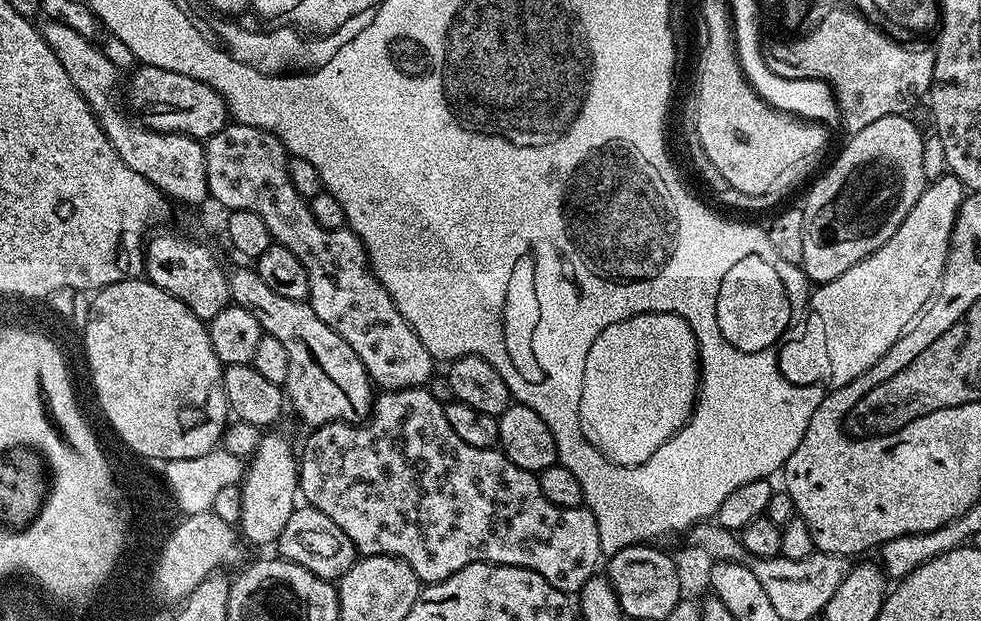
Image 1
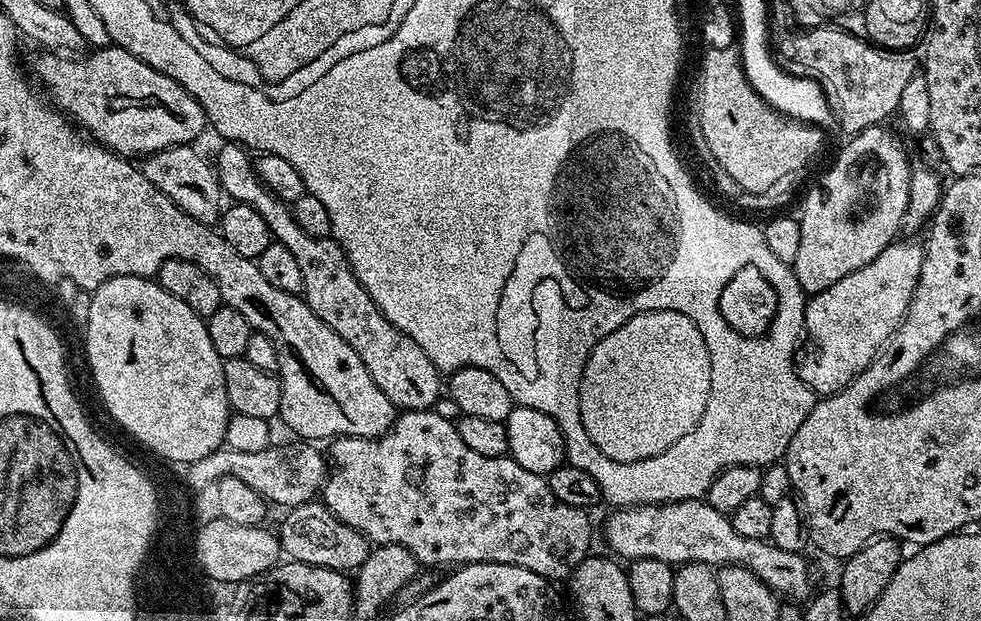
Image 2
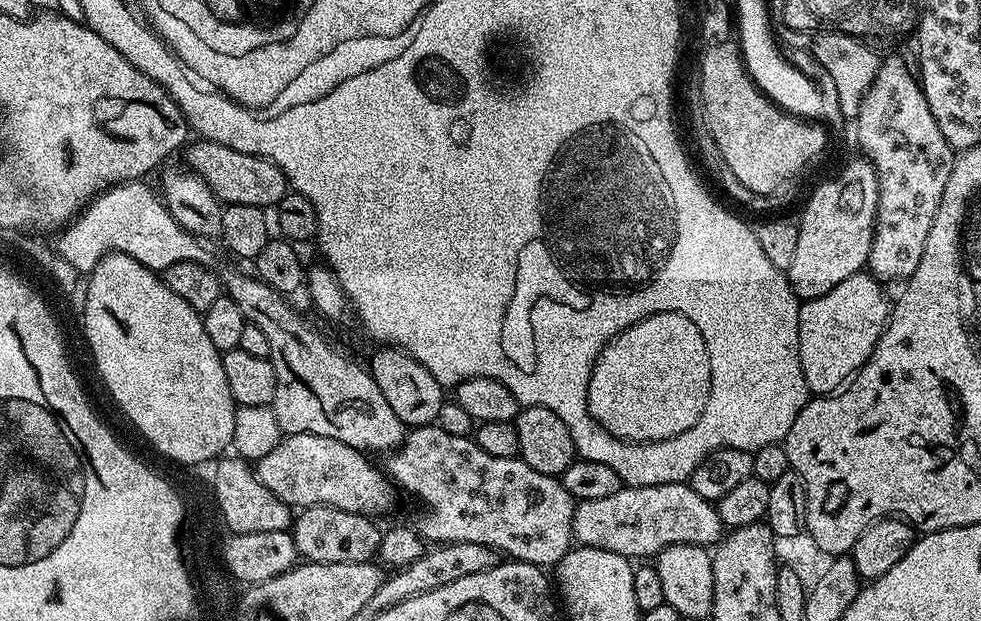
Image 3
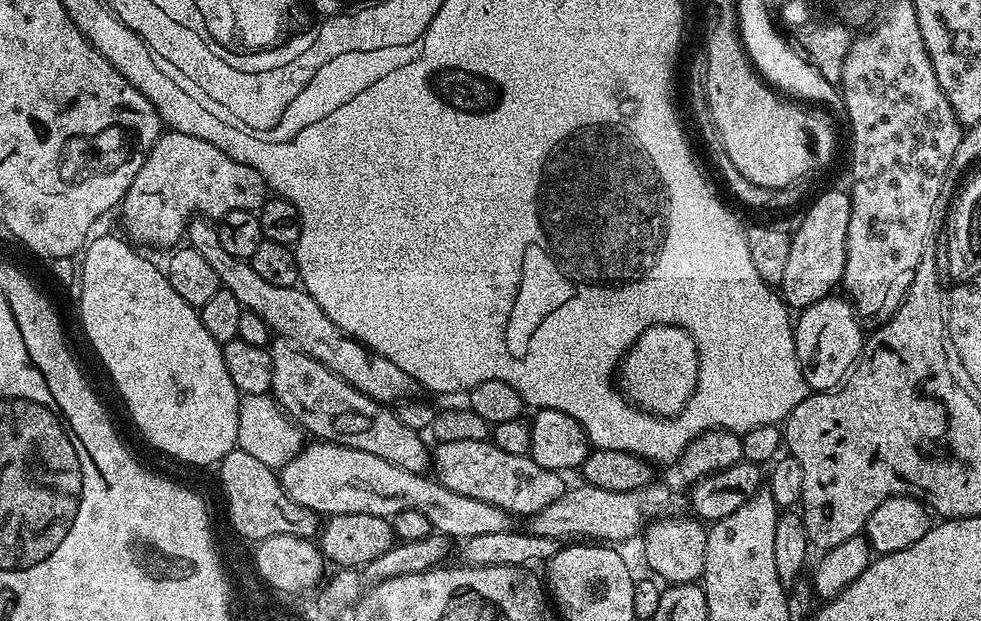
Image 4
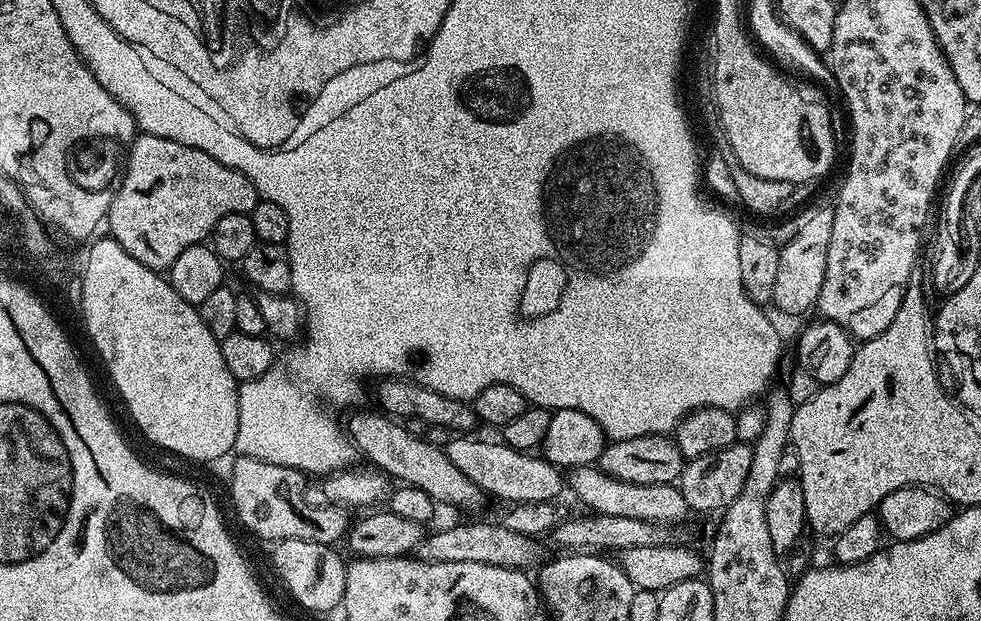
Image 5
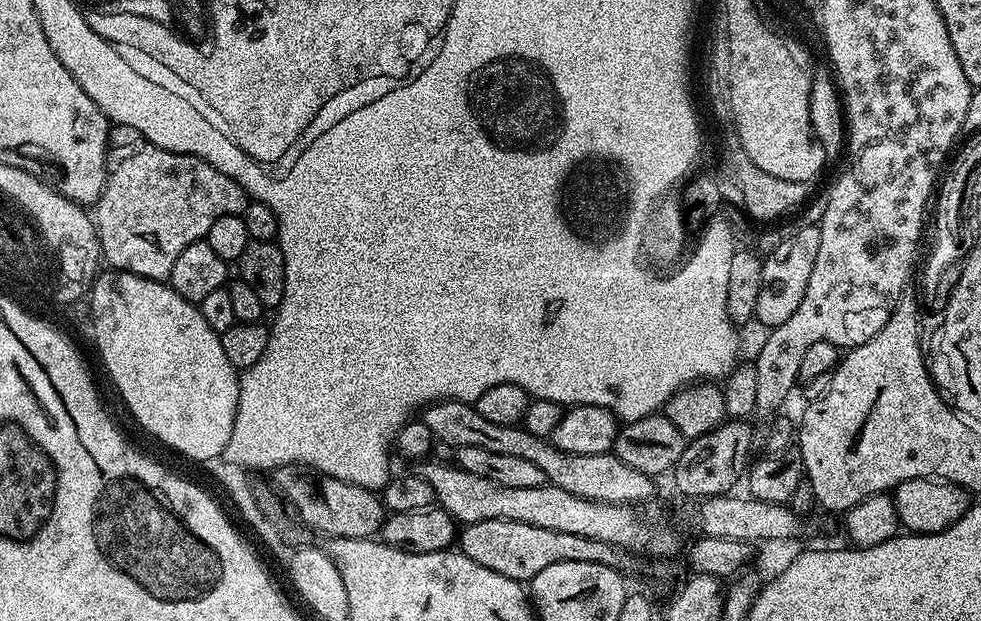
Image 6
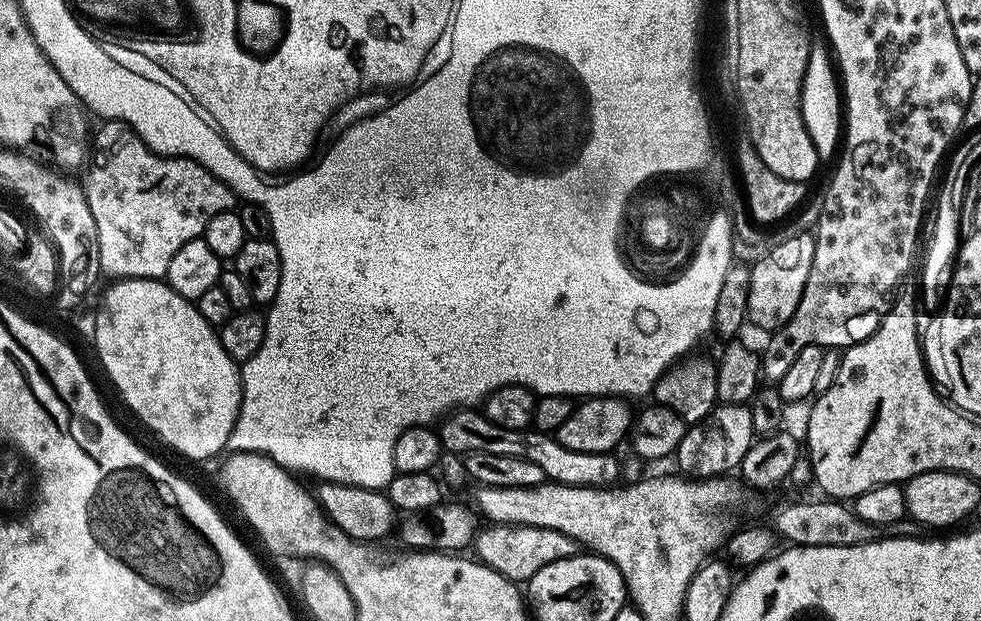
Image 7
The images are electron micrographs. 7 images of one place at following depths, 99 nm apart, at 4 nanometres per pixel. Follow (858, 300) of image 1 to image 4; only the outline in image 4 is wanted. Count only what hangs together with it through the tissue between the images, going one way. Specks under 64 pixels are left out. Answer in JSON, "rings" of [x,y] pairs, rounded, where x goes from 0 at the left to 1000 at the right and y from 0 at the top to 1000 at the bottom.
{"rings":[[[849,473],[830,486],[809,515],[813,583],[818,609],[828,631],[846,631],[855,625],[881,565],[883,535],[877,530],[878,510],[869,494],[867,483],[855,475]]]}

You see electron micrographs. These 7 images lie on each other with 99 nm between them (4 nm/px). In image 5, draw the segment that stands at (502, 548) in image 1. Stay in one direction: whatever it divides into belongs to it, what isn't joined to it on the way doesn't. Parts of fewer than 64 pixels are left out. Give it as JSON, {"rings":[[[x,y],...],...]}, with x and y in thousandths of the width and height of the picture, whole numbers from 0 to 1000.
{"rings":[[[469,699],[461,705],[455,726],[459,744],[483,776],[498,800],[507,799],[510,805],[519,805],[519,813],[527,812],[552,812],[566,807],[571,791],[576,791],[577,773],[573,768],[572,755],[554,733],[530,728],[519,715],[502,709],[480,709],[482,704],[477,699]]]}

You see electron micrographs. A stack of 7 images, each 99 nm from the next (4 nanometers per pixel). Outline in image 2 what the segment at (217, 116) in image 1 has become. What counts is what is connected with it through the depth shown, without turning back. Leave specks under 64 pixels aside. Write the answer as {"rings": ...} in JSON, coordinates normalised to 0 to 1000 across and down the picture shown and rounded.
{"rings":[[[111,74],[74,90],[48,81],[40,87],[36,127],[45,134],[48,159],[99,232],[121,251],[150,254],[170,238],[195,233],[208,206],[210,213],[203,164],[177,126],[169,126],[128,81]]]}

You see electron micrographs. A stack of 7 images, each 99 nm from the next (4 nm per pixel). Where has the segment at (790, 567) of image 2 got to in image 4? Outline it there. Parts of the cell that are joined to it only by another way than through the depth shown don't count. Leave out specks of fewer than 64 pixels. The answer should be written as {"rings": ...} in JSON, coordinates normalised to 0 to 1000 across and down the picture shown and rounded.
{"rings":[[[666,776],[656,786],[641,792],[627,792],[614,789],[604,779],[588,778],[588,786],[580,784],[568,805],[563,808],[557,821],[541,833],[540,857],[548,863],[560,863],[572,873],[628,873],[624,870],[644,870],[652,855],[660,852],[665,839],[672,837],[678,828],[693,828],[698,823],[699,805],[692,799],[685,786],[677,779]]]}

